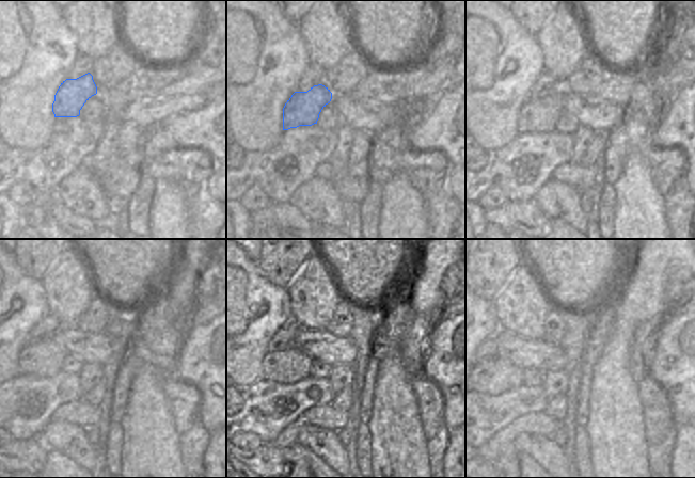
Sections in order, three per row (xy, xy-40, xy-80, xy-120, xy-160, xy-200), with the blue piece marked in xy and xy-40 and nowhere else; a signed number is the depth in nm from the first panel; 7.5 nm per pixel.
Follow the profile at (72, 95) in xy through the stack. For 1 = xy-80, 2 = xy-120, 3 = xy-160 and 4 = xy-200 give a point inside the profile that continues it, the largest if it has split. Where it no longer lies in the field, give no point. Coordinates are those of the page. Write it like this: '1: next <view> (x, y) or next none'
1: next xy-80 (541, 113)
2: next xy-120 (51, 357)
3: next xy-160 (270, 373)
4: next xy-200 (500, 377)

